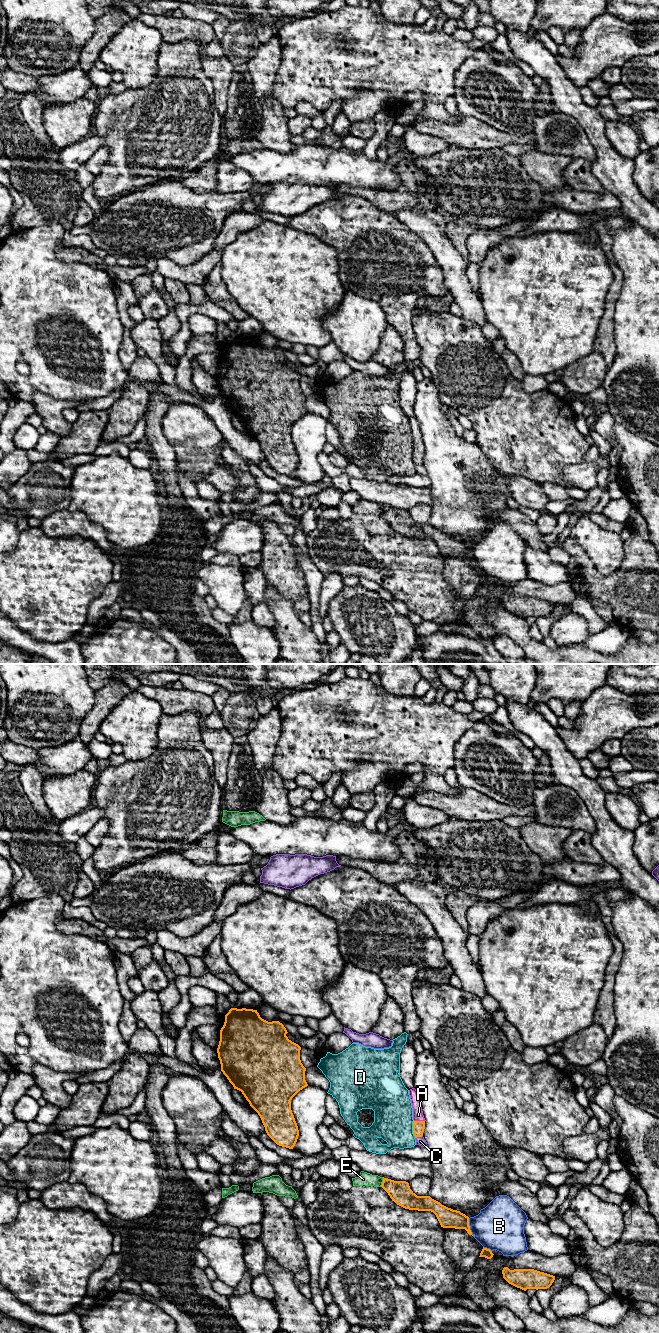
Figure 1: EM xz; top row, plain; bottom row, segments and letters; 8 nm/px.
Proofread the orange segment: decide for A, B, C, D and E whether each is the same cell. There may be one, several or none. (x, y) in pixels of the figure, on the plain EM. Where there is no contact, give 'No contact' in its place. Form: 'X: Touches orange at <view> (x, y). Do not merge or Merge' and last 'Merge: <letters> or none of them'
A: Touches orange at xz (419, 449). Merge
B: Touches orange at xz (469, 555). Do not merge
C: Touches orange at xz (418, 464). Do not merge
D: Touches orange at xz (413, 457). Do not merge
E: Touches orange at xz (382, 510). Do not merge
Merge: A

